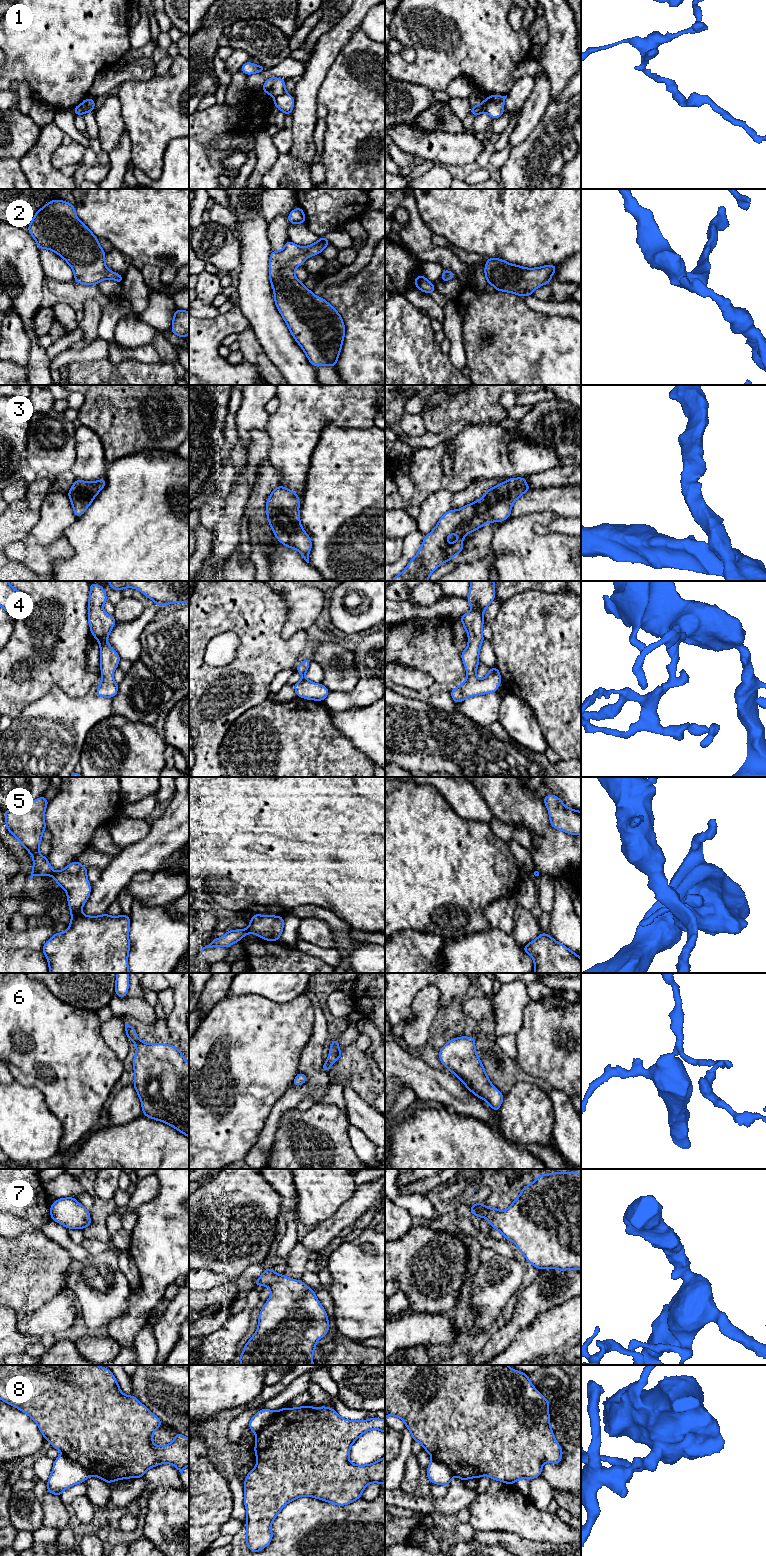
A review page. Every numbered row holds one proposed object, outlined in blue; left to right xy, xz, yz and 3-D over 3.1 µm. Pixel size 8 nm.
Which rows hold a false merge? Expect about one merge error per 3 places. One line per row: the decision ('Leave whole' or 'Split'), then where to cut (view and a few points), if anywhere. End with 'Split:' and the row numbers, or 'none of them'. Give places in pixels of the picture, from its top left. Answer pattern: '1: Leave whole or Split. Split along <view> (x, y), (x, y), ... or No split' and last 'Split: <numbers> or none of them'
1: Split. Split along xy (83, 102), (85, 105), (84, 113)
2: Leave whole. No split
3: Leave whole. No split
4: Leave whole. No split
5: Split. Split along xy (53, 871), (51, 875)
6: Leave whole. No split
7: Leave whole. No split
8: Split. Split along xy (63, 1454), (79, 1463), (89, 1475)
Split: 1, 5, 8

